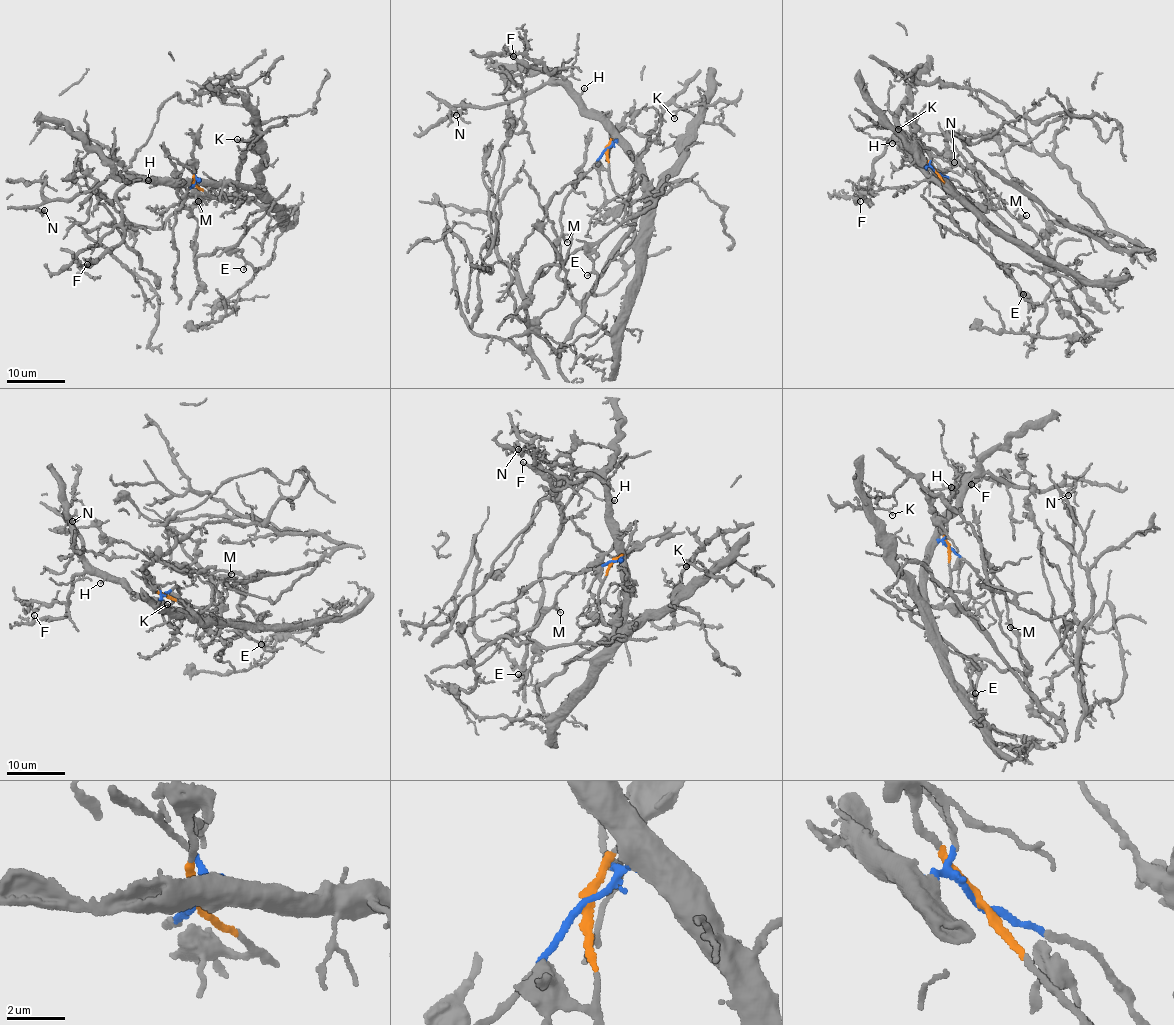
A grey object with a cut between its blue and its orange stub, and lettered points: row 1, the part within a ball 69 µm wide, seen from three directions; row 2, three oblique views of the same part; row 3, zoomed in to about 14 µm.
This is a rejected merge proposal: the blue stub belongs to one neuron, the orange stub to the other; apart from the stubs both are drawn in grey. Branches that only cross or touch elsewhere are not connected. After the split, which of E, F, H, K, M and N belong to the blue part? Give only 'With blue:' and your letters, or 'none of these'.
With blue: F, H, K, N

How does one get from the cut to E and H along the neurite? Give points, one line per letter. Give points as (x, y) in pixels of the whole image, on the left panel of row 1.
E: (194, 184), (207, 193), (224, 198), (254, 201), (265, 211), (233, 248), (245, 262), (244, 269)
H: (194, 184), (198, 179), (162, 184), (148, 179)

